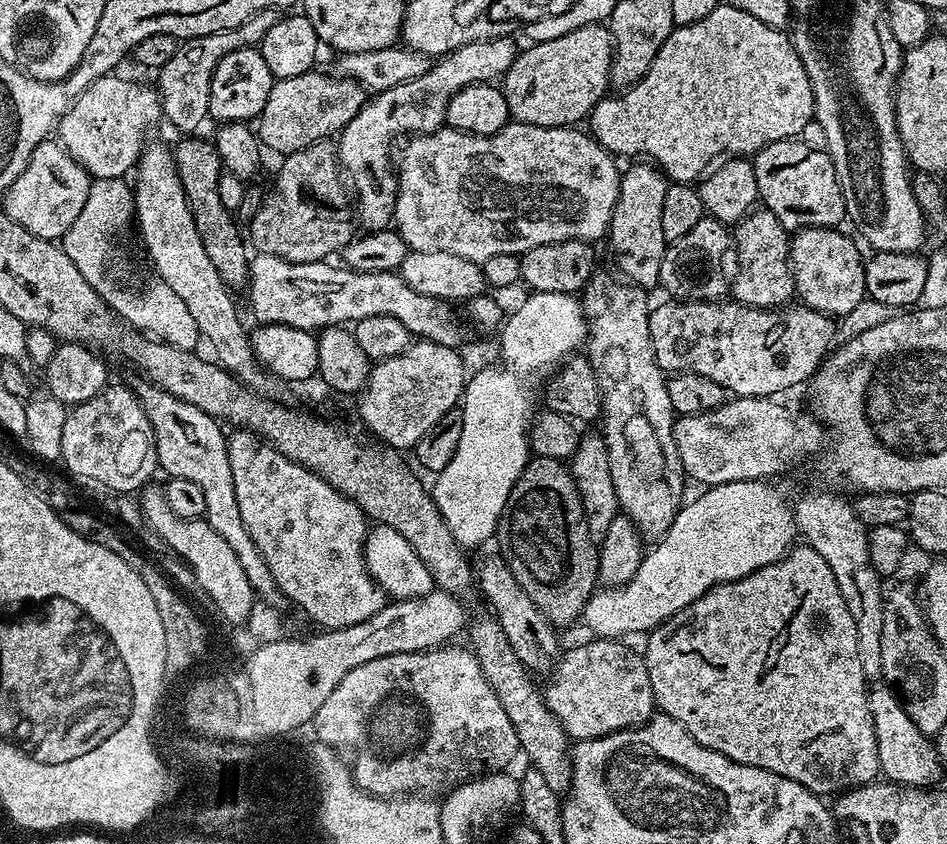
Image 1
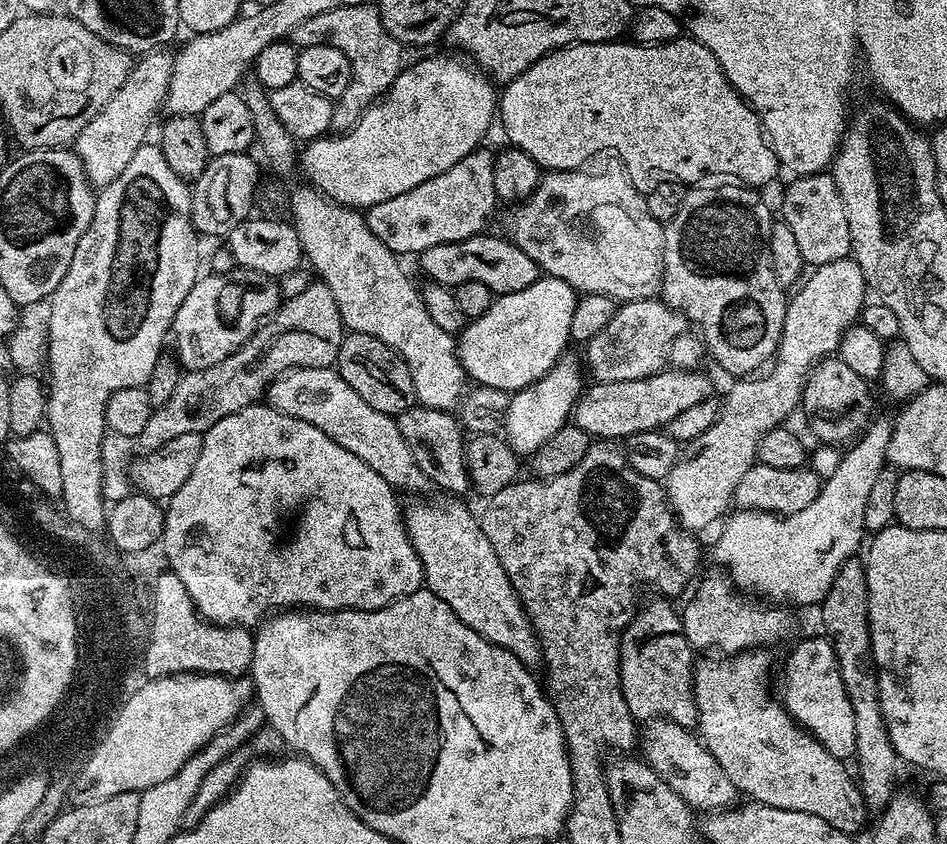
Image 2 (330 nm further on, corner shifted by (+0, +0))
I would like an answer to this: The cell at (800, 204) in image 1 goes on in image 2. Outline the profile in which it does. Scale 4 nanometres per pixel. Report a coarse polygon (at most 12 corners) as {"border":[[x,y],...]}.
{"border":[[823,171],[797,176],[782,218],[805,265],[845,259],[846,206]]}

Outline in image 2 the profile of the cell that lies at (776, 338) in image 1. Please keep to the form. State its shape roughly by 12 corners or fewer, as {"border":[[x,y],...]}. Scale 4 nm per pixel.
{"border":[[669,367],[585,387],[574,423],[592,438],[657,431],[713,395]]}

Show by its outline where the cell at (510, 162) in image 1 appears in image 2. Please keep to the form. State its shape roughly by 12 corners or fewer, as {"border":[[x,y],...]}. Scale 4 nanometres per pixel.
{"border":[[623,167],[545,171],[507,239],[577,293],[651,300],[664,224]]}

